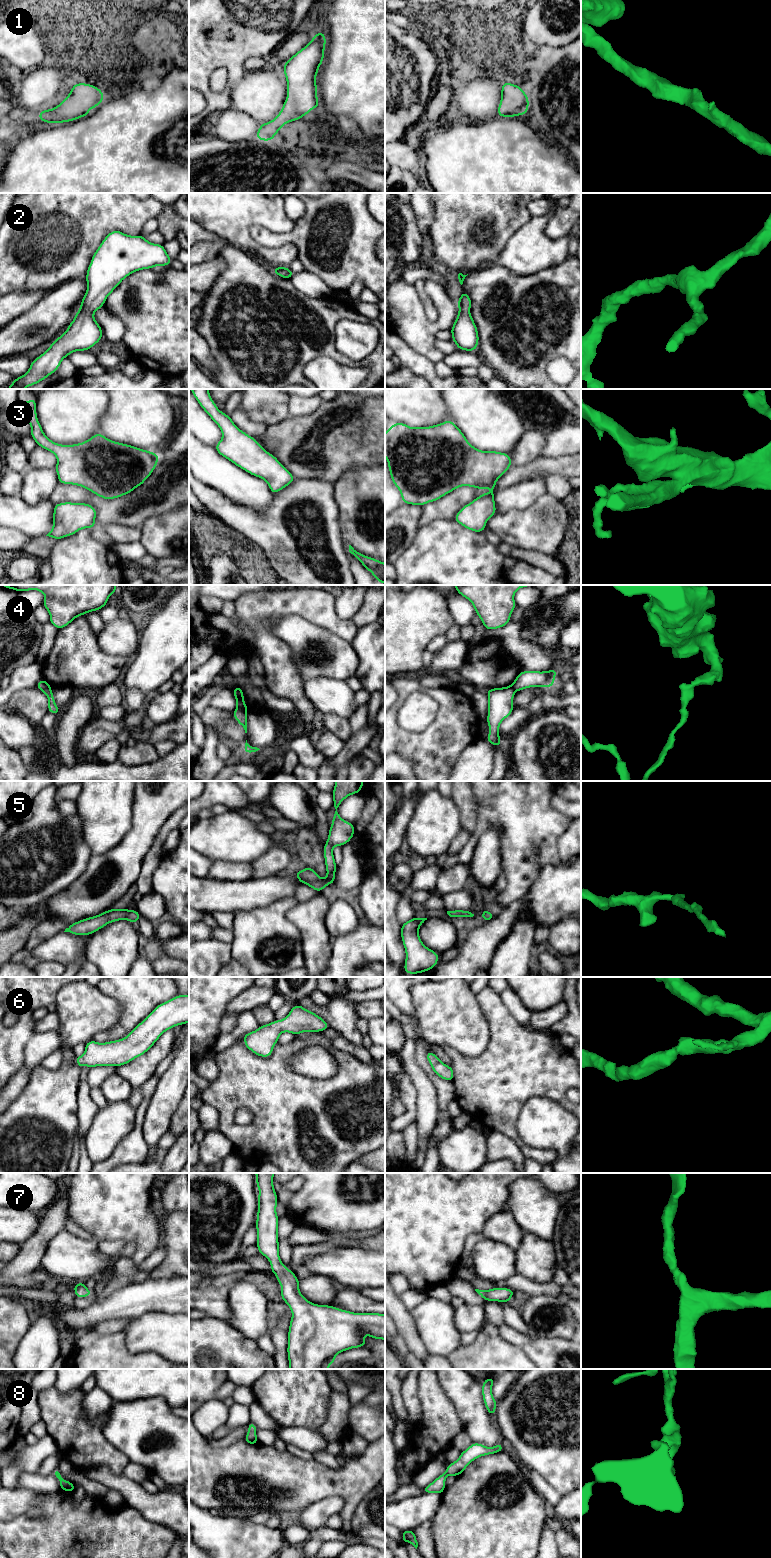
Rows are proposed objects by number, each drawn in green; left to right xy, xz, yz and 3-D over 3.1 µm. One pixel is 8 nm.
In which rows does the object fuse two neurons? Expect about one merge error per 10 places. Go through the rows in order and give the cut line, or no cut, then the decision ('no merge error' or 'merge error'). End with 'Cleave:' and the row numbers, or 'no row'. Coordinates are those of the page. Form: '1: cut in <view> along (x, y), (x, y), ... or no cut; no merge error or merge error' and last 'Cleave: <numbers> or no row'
1: no cut; no merge error
2: no cut; no merge error
3: no cut; no merge error
4: cut in xz along (237, 708), (246, 712); merge error
5: no cut; no merge error
6: no cut; no merge error
7: no cut; no merge error
8: no cut; no merge error
Cleave: 4

